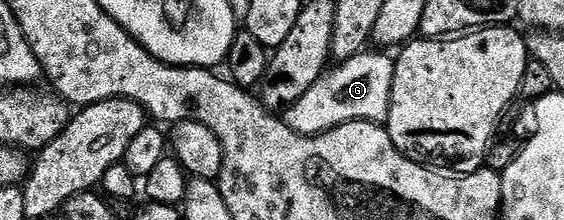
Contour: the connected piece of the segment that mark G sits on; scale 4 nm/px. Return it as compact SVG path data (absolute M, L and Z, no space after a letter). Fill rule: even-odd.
M387 51L371 52L358 53L353 55L353 59L328 68L322 79L313 83L313 87L309 87L309 91L305 91L305 95L286 110L285 120L289 128L299 134L315 136L347 122L386 122L391 106L395 57Z

